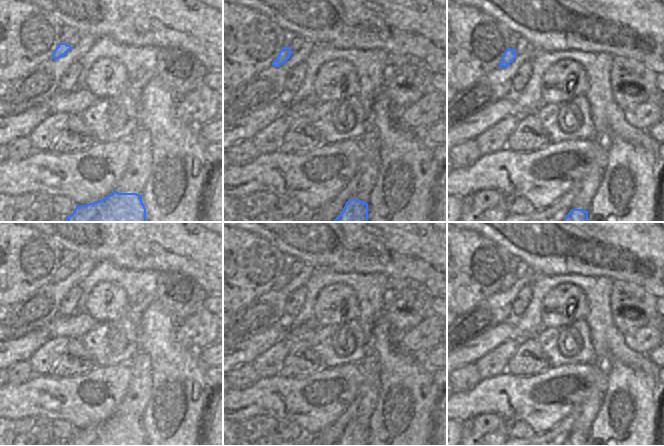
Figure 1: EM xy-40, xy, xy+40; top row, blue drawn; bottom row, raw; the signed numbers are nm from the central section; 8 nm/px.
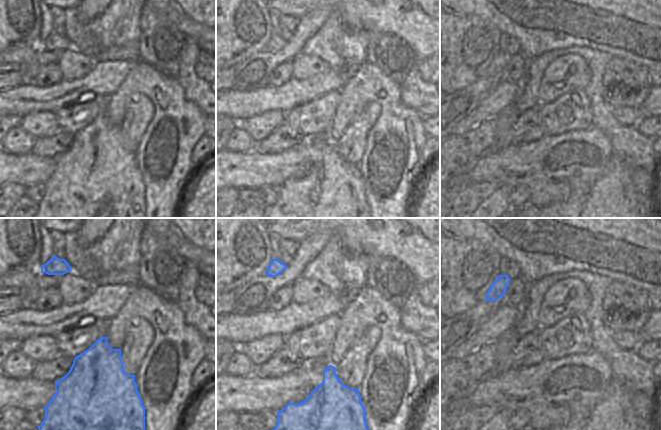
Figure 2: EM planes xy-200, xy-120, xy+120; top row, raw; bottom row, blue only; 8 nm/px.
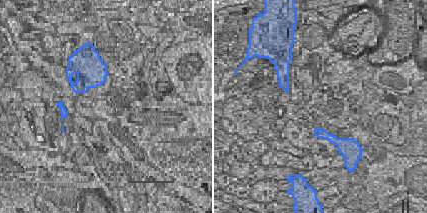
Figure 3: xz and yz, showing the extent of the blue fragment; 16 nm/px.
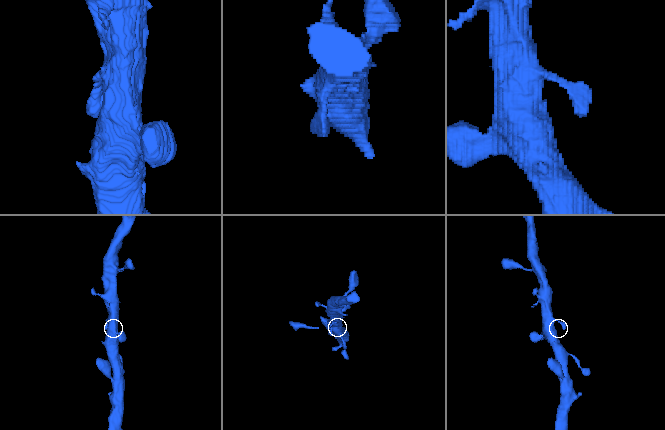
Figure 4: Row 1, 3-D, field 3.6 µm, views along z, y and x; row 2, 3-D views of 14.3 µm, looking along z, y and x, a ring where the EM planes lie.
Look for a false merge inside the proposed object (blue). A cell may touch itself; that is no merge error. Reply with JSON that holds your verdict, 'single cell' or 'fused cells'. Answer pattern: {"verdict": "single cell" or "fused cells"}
{"verdict": "single cell"}

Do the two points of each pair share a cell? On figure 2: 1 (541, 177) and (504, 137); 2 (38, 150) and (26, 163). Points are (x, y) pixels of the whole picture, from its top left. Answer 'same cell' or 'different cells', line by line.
1: different cells
2: different cells

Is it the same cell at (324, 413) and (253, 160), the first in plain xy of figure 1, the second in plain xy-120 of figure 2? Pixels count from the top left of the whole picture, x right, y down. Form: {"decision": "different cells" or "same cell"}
{"decision": "same cell"}

